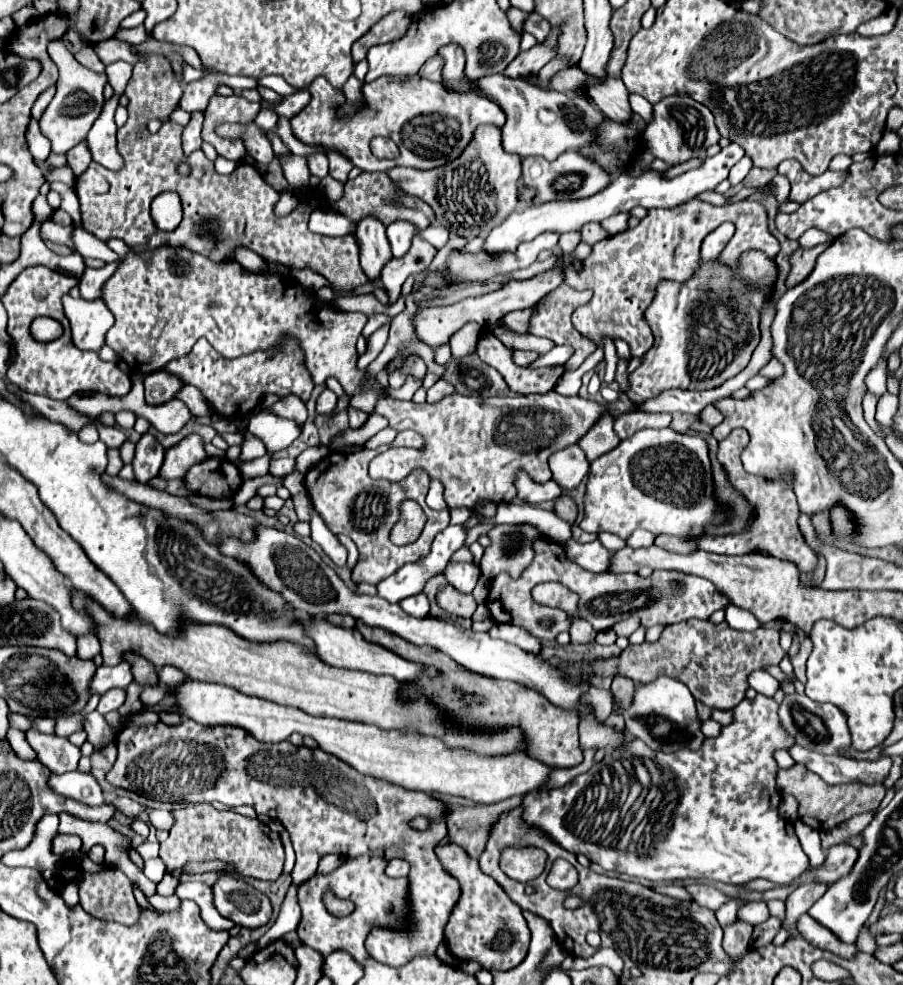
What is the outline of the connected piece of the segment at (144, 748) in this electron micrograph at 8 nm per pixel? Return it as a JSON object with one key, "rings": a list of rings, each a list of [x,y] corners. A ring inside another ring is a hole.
{"rings":[[[184,721],[182,725],[176,725],[176,727],[170,727],[170,725],[164,725],[164,723],[154,723],[154,725],[146,725],[146,727],[126,727],[122,729],[118,735],[116,735],[116,747],[118,747],[118,757],[114,761],[114,767],[106,773],[106,781],[114,787],[122,787],[122,789],[128,789],[132,793],[138,793],[138,795],[144,795],[148,799],[154,799],[154,801],[168,801],[168,803],[214,803],[214,801],[220,801],[224,803],[226,807],[238,807],[238,805],[250,805],[256,809],[256,813],[264,813],[268,815],[270,819],[276,819],[288,829],[290,837],[292,837],[292,843],[294,843],[294,851],[296,851],[296,863],[294,863],[294,869],[290,873],[292,877],[292,883],[294,885],[300,885],[304,883],[308,877],[312,877],[316,873],[316,867],[318,867],[318,861],[324,853],[334,853],[334,855],[340,855],[344,859],[354,859],[354,857],[360,857],[360,855],[376,855],[376,851],[382,853],[384,859],[392,859],[392,857],[400,857],[400,859],[406,859],[410,863],[410,873],[408,873],[408,919],[406,919],[406,927],[404,929],[390,929],[390,927],[374,927],[368,937],[366,937],[366,951],[372,959],[380,961],[380,963],[386,963],[386,965],[392,965],[392,967],[400,967],[400,965],[406,965],[408,961],[412,961],[414,957],[426,957],[426,955],[434,955],[438,945],[442,943],[444,935],[444,925],[448,921],[448,913],[452,911],[452,905],[458,901],[458,883],[454,877],[448,877],[448,873],[444,873],[440,861],[436,859],[434,855],[434,847],[440,839],[446,837],[448,829],[446,829],[446,817],[448,817],[448,807],[444,801],[440,799],[434,799],[430,797],[428,793],[420,793],[420,791],[406,791],[402,787],[396,787],[392,783],[386,783],[386,781],[378,781],[378,779],[372,779],[372,777],[364,777],[360,773],[356,773],[350,765],[344,765],[340,759],[332,757],[332,755],[324,755],[324,751],[316,749],[316,751],[310,751],[306,747],[294,747],[290,741],[284,741],[284,743],[272,743],[272,745],[264,745],[260,741],[254,741],[252,737],[248,737],[248,733],[244,733],[244,729],[224,729],[224,727],[204,727],[204,725],[196,725],[196,721]],[[414,817],[424,817],[428,819],[428,829],[424,831],[416,831],[412,829],[408,823],[414,819]]]}

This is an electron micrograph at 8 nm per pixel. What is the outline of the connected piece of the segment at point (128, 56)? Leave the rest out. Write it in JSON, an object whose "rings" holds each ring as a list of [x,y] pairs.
{"rings":[[[108,39],[108,41],[94,43],[92,49],[100,57],[102,63],[114,63],[114,61],[122,59],[122,61],[128,61],[128,63],[134,65],[138,59],[142,59],[136,53],[132,53],[132,47],[128,43],[122,43],[118,39]]]}

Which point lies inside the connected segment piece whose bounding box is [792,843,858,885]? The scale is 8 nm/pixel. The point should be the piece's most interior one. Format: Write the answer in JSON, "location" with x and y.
{"location":[839,858]}

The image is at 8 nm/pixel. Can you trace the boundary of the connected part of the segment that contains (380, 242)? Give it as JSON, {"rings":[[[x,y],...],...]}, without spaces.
{"rings":[[[362,217],[356,225],[356,237],[360,239],[360,263],[368,279],[380,277],[382,265],[392,257],[388,237],[386,237],[386,225],[374,217]]]}

